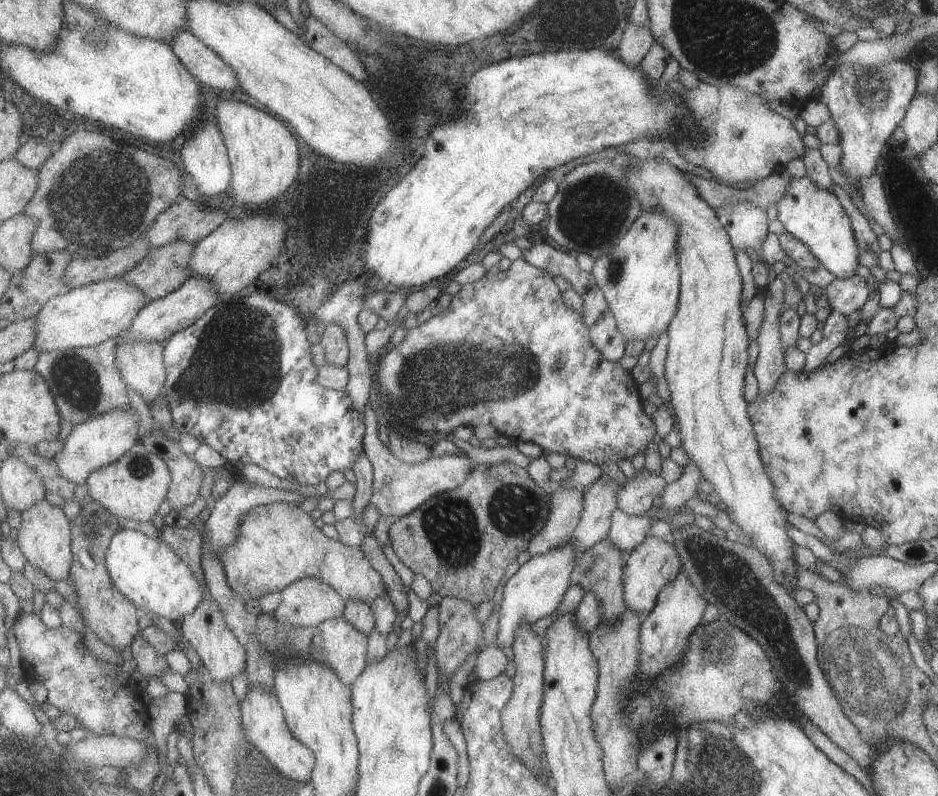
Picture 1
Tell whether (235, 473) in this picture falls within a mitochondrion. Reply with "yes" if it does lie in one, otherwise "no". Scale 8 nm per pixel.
no

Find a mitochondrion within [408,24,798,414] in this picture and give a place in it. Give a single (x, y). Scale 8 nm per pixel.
(592, 211)

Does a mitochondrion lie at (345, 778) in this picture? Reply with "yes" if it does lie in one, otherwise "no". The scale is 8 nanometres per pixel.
no

